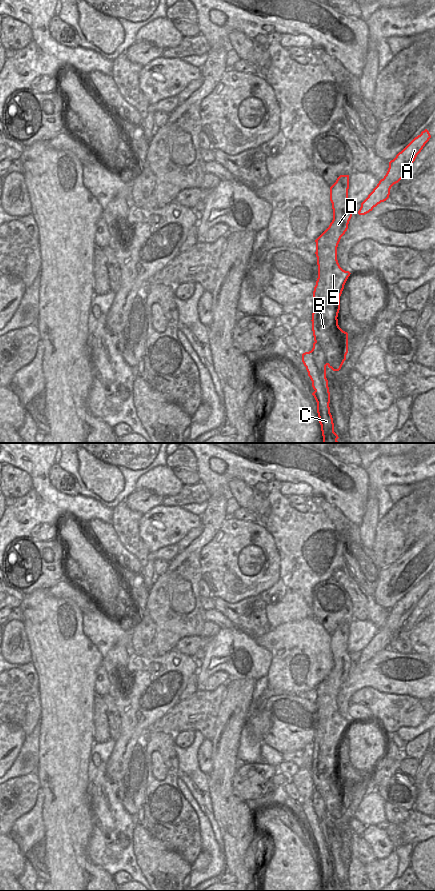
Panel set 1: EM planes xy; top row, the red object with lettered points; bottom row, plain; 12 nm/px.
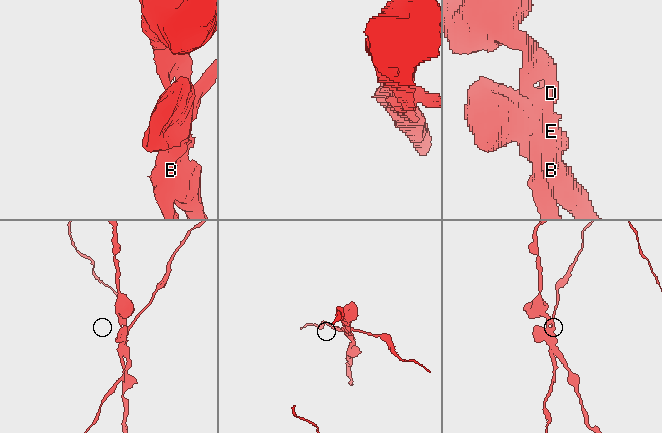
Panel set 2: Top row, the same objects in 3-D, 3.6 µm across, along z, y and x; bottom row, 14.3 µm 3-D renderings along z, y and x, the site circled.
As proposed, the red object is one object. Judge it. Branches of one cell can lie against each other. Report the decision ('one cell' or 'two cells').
two cells

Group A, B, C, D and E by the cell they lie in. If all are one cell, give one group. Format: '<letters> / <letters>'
A C / B D E

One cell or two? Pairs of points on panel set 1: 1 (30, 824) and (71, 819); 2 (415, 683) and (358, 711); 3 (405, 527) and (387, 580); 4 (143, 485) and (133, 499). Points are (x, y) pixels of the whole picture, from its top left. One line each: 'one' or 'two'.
1: two
2: two
3: two
4: two

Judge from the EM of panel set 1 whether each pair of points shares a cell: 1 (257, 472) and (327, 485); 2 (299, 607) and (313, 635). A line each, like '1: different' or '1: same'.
1: same
2: different

